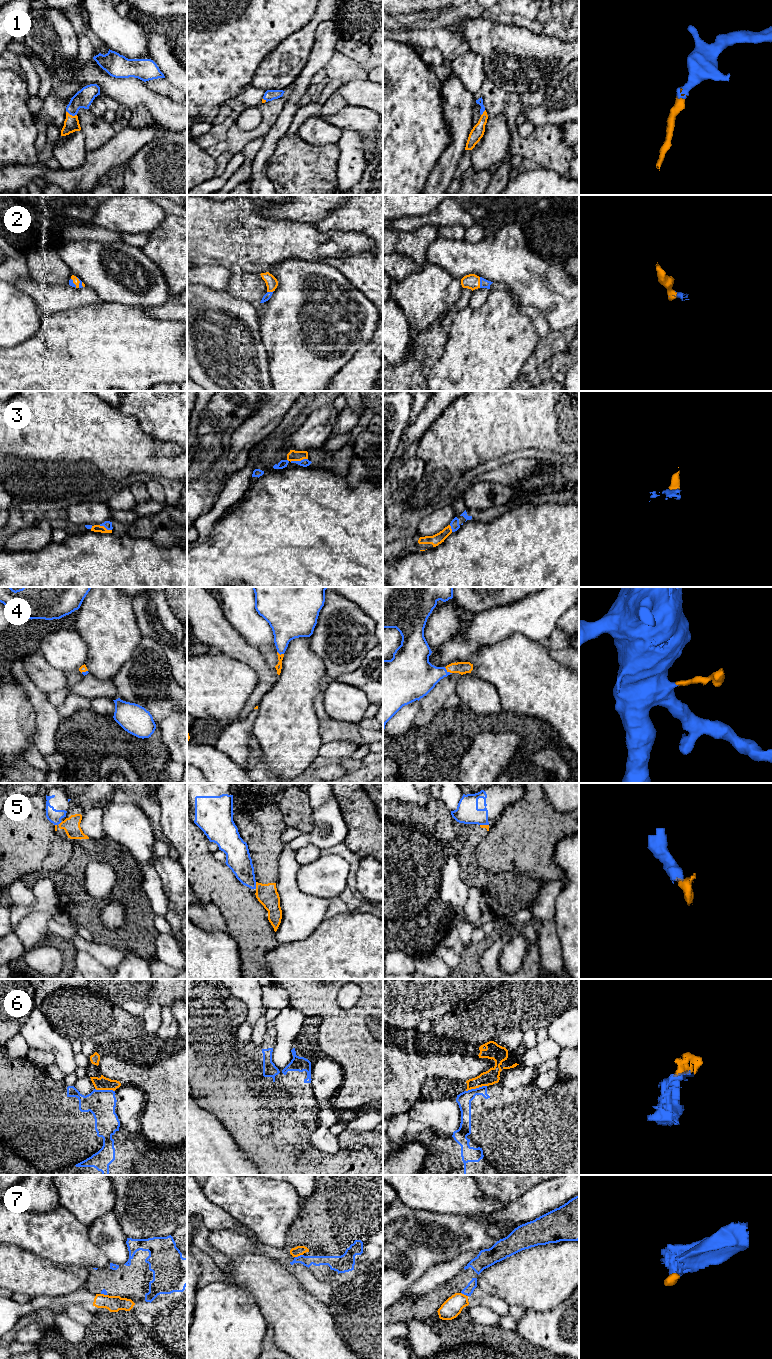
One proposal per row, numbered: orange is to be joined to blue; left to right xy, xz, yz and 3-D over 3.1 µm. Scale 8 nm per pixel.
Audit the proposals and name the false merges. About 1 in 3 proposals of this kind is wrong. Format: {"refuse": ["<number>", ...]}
{"refuse": ["5", "6", "7"]}

